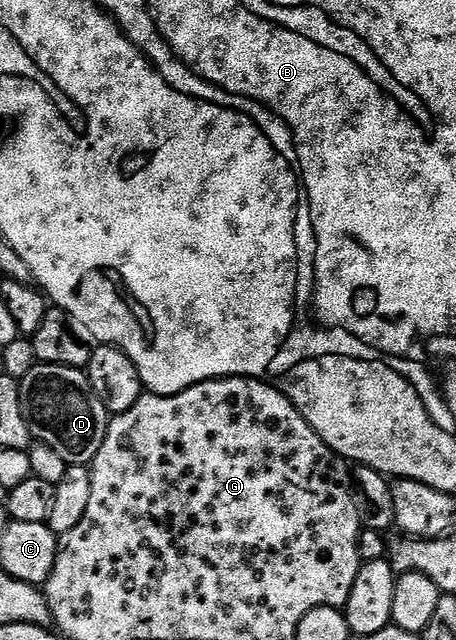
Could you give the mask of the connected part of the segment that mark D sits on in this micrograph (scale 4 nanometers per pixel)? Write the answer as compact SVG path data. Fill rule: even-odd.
M35 364L18 386L24 419L35 442L52 447L67 465L89 466L104 443L111 414L96 395L89 376L83 370L67 365Z

